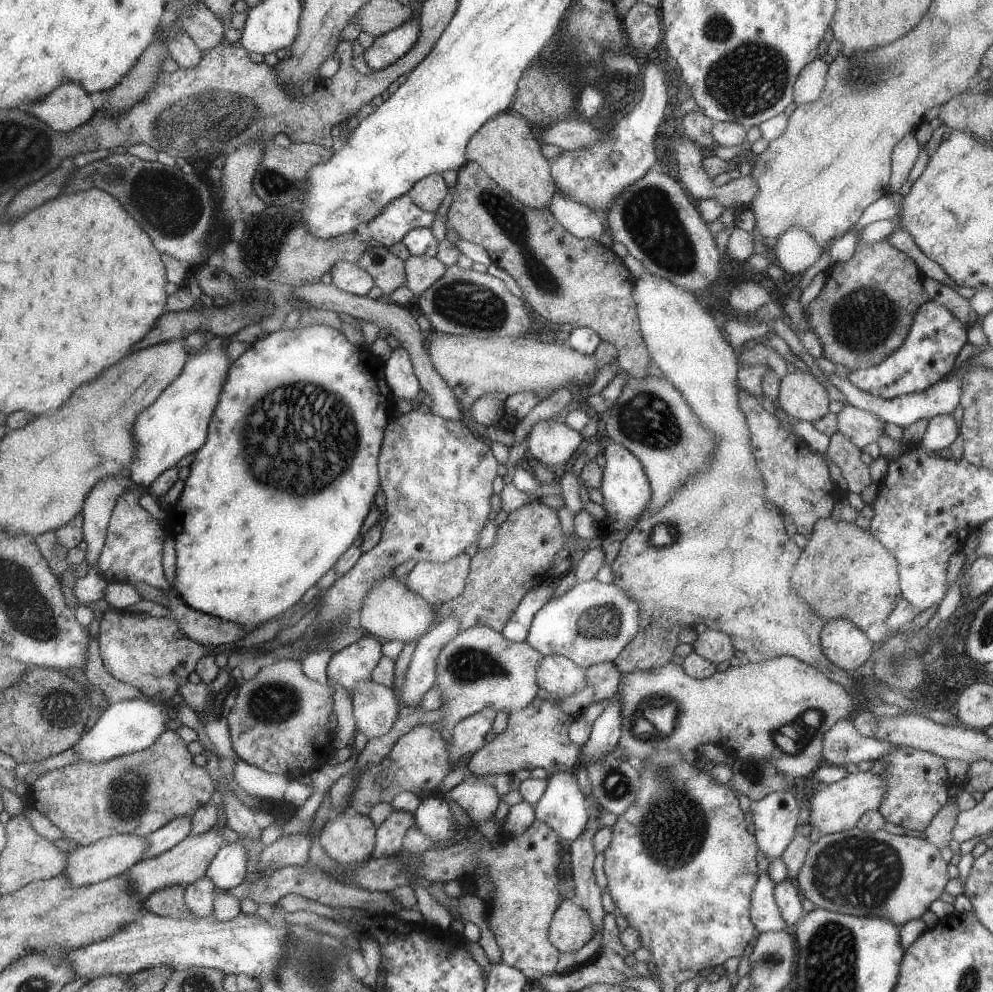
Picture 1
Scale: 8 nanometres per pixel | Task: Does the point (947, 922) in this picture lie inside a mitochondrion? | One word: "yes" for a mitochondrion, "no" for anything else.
no

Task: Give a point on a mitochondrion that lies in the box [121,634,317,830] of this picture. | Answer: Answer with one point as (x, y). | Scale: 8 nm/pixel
(273, 702)

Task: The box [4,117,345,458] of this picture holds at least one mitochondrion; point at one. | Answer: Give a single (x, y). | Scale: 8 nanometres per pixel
(158, 198)

